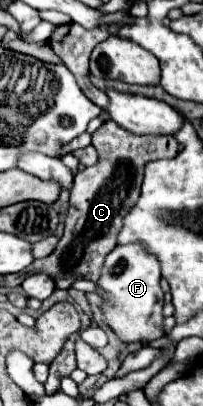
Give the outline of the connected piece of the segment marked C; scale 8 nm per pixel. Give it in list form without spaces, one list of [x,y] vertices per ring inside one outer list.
[[[107,120],[99,130],[93,134],[93,146],[99,154],[95,166],[79,172],[75,176],[75,184],[71,188],[71,202],[65,220],[65,232],[59,240],[57,248],[51,256],[43,260],[35,260],[25,274],[49,274],[57,288],[71,288],[71,284],[79,278],[97,280],[103,268],[105,256],[115,248],[117,234],[121,230],[125,214],[135,206],[143,182],[143,168],[147,162],[159,158],[175,158],[179,152],[179,144],[175,136],[153,136],[153,134],[133,134]]]

